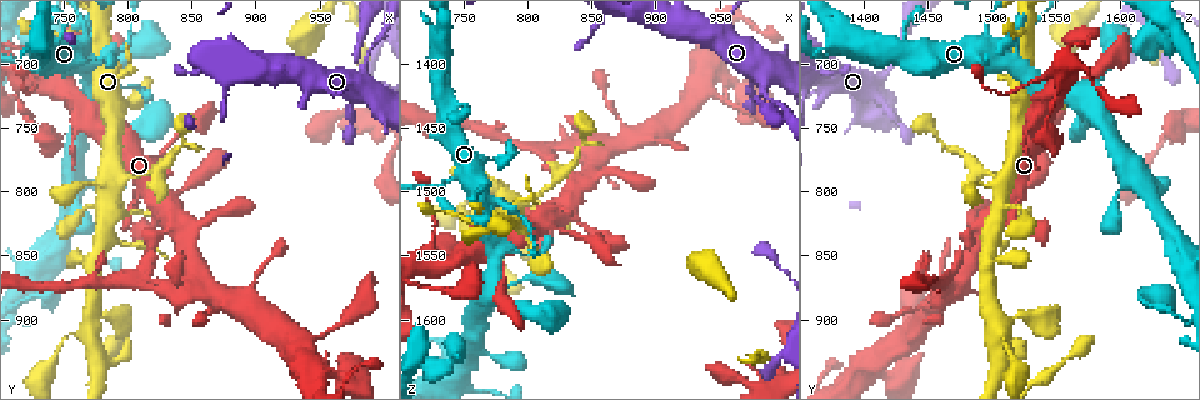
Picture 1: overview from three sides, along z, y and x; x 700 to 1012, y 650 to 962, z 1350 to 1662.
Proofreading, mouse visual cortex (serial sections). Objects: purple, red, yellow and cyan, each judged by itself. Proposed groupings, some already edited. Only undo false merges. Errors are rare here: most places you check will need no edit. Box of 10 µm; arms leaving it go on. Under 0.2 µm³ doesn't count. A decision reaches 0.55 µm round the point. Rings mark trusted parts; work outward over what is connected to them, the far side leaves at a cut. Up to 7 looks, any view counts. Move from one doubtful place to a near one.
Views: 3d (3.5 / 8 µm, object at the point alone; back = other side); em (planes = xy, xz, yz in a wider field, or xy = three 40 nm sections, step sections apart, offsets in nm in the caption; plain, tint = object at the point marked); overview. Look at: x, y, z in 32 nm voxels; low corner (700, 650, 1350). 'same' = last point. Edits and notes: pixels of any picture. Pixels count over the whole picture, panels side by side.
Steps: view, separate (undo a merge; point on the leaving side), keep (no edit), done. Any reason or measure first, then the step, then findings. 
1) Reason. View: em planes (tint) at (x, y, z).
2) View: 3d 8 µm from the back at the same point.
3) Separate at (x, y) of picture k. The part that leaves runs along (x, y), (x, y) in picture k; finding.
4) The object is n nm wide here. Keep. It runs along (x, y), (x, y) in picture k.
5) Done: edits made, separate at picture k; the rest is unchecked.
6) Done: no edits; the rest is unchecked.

Abrupt turn. View: 3d 3.5 µm at (772, 698, 1506).

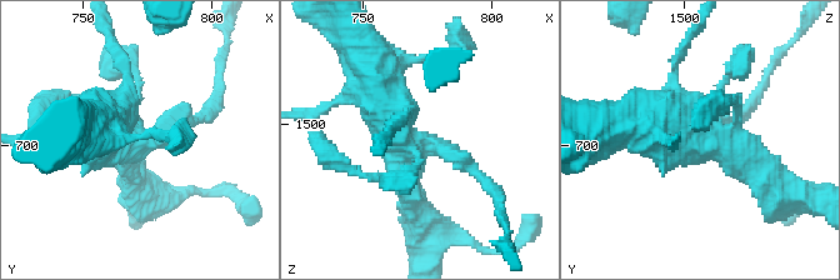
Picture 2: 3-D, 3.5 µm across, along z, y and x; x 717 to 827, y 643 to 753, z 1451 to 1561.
View: em xy step 5 (tint) at (772, 698, 1508).

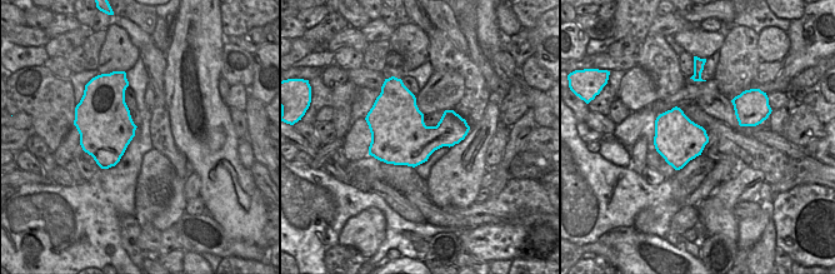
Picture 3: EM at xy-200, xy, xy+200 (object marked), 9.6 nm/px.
Keep. It runs along (635, 123), (693, 126), (773, 184) in picture 2; one cell here.

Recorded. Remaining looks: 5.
Three-way junction. View: 3d 3.5 µm at (852, 874, 1464).

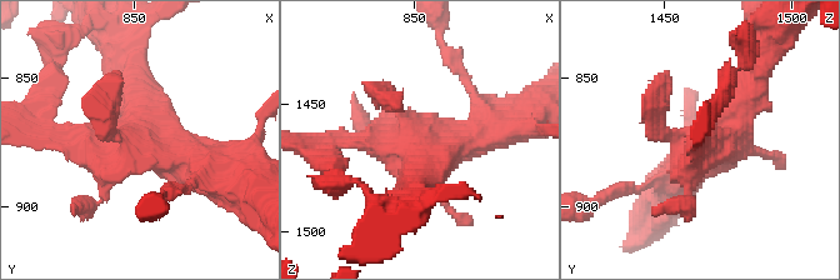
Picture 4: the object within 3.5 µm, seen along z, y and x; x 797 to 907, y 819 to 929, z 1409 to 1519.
Shape alone is not enough. View: em planes (plain) at (850, 875, 1464).

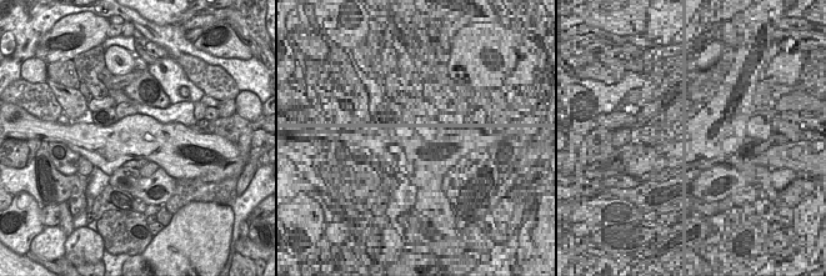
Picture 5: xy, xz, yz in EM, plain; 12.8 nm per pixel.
View: em planes (tint) at the same point.

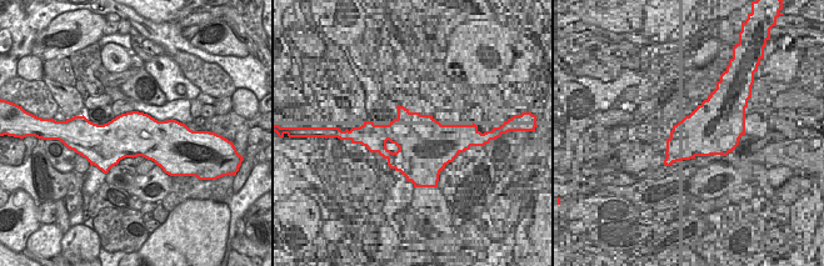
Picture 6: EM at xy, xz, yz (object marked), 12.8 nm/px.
Keep. It runs along (133, 75), (144, 133), (225, 175) in picture 4; continuous, no second cell.

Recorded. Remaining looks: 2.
Done: no edits; the rest is unchecked.

